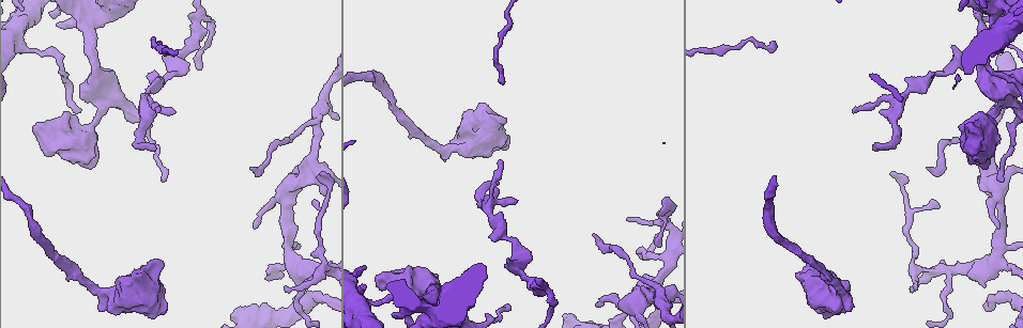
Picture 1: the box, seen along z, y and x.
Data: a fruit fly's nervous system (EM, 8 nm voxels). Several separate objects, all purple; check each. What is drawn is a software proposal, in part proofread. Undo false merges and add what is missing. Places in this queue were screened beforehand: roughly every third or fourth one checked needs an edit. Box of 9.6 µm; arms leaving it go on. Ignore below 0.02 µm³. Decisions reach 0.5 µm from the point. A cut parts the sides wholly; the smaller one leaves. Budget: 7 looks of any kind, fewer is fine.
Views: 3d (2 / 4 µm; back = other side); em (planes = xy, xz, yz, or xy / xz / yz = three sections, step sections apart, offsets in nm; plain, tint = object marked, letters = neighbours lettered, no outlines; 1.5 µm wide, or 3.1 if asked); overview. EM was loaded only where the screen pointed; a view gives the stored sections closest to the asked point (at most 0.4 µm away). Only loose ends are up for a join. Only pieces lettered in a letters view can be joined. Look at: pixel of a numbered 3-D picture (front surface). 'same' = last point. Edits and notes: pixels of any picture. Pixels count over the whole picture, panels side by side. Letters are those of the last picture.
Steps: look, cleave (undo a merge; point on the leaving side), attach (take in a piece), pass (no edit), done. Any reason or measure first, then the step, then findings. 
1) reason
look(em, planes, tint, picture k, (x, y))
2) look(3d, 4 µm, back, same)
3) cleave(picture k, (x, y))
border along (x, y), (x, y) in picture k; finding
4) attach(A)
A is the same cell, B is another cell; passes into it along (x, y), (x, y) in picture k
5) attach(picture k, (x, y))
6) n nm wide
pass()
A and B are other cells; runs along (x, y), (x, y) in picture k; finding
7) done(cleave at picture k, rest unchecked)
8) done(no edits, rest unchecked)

branch stops here
look(3d, 4 µm, picture 1, (103, 299))

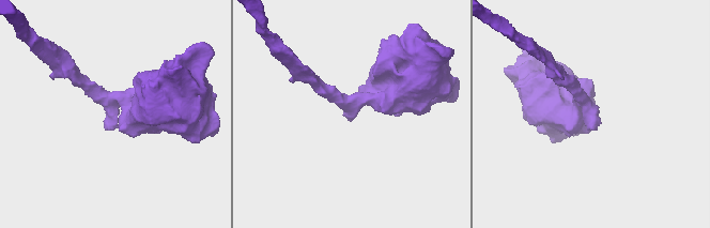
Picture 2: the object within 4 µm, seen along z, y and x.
arms of 220, 500 nm; shape alone is not enough
look(em, planes, letters, picture 2, (354, 118))

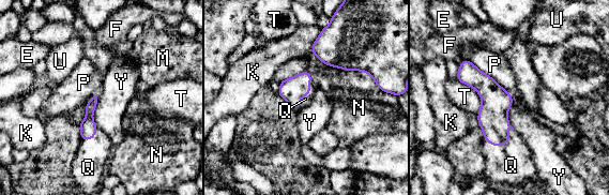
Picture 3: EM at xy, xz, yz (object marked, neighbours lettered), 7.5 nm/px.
attach(Q)
Q is the same cell, E, F, K, M, N, P, T, U and Y are other cells; passes into it along (492, 118), (505, 144), (511, 165) in picture 3; it goes on there

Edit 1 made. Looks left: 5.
redraw
look(overview)

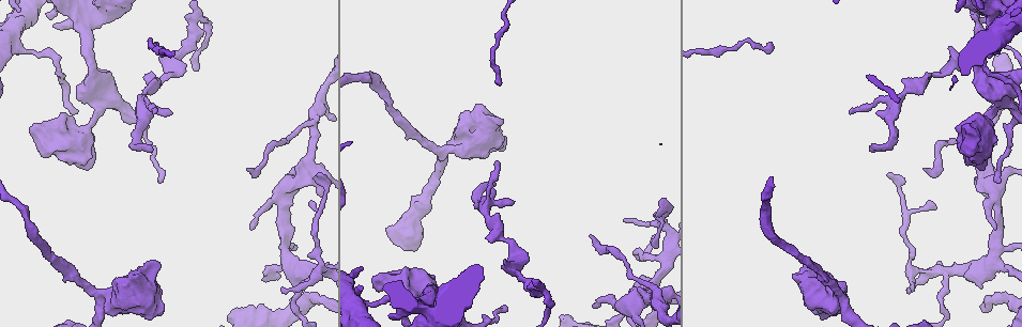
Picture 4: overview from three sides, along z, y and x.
tapers out
look(em, planes, letters, picture 4, (155, 111))

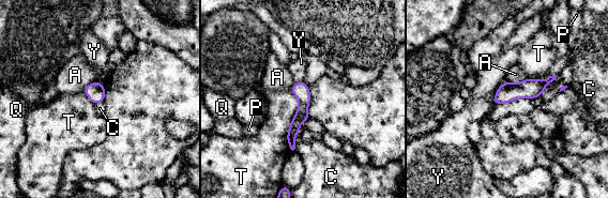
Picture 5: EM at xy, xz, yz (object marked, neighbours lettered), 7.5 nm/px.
120 nm wide
pass()
A, C, P, Q, T and Y are other cells; border along (536, 96), (519, 97), (496, 105) in picture 5; no lettered piece goes on from it

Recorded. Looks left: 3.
sharp bend
look(em, planes, letters, picture 4, (979, 17))

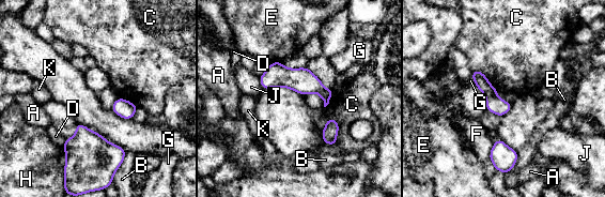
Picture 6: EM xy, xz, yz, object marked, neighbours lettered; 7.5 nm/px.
30 nm wide; C touches over 220 nm
pass()
A, B, C, D, E, F, G, H, J and K are other cells; all the same cell

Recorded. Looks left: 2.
done(attach at picture 3, rest unchecked)

